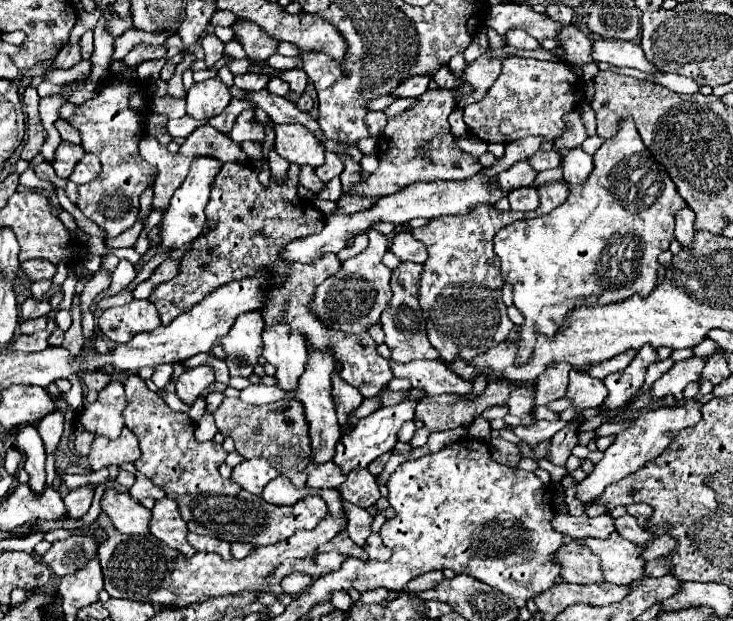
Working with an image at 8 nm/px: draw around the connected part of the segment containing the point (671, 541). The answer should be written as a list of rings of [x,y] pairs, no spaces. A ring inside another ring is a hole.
[[[663,534],[663,536],[657,536],[651,544],[647,544],[643,548],[643,558],[645,560],[655,560],[655,558],[671,554],[673,550],[677,550],[677,540],[669,534]]]

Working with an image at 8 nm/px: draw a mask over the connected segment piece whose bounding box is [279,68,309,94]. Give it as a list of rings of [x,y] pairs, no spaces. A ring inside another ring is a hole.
[[[299,68],[285,70],[285,72],[281,72],[279,78],[285,80],[285,82],[289,82],[289,84],[291,84],[291,90],[293,90],[293,92],[299,92],[299,94],[305,90],[307,80],[309,80],[309,76],[305,74],[305,70],[299,70]]]

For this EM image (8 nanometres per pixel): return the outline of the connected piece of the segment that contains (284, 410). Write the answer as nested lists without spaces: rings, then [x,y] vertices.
[[[225,398],[215,410],[215,424],[223,436],[235,440],[235,450],[243,458],[265,458],[281,474],[287,476],[297,488],[305,488],[307,466],[313,458],[309,444],[309,424],[305,422],[303,406],[295,398],[283,398],[267,406],[251,406],[239,398]]]

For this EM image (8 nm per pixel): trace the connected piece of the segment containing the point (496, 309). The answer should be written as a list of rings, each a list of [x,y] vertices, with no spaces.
[[[477,206],[477,210],[465,216],[449,216],[449,218],[435,218],[427,226],[413,230],[413,236],[425,244],[429,258],[423,264],[421,280],[419,280],[419,304],[423,310],[423,318],[427,322],[429,342],[439,350],[443,360],[463,358],[471,360],[477,354],[497,346],[503,342],[509,332],[513,330],[513,322],[507,316],[507,308],[501,300],[501,286],[503,278],[499,274],[499,258],[493,252],[493,236],[507,224],[521,220],[523,212],[505,210],[499,212],[493,206]]]

